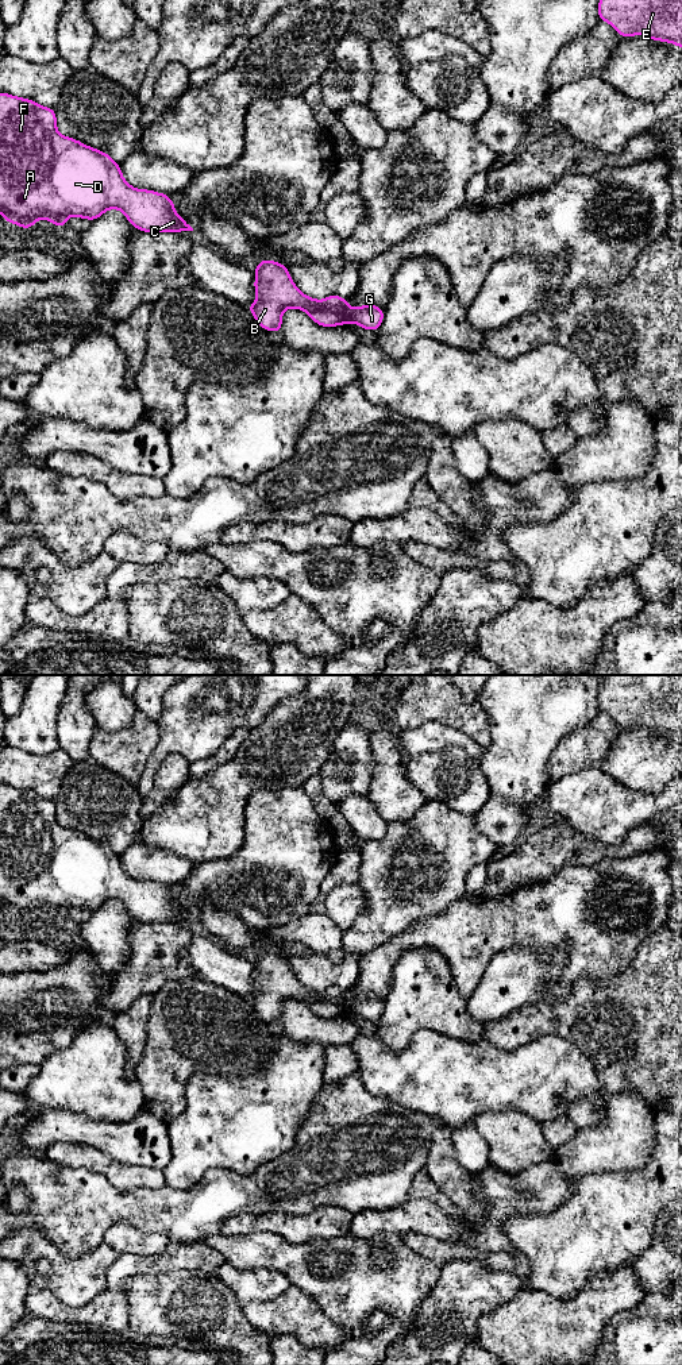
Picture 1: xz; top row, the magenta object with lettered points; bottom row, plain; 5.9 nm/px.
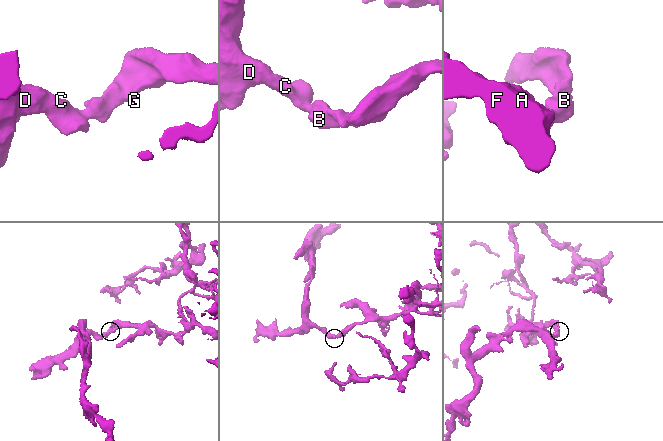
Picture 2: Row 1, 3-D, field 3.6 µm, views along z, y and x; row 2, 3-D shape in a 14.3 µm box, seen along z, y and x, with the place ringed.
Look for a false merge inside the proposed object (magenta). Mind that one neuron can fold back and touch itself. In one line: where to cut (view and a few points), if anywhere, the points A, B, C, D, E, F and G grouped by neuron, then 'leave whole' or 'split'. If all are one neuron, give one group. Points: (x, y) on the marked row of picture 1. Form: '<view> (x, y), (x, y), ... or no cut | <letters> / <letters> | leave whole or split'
xz (320, 300), (324, 307), (332, 309), (340, 317), (342, 323) | A B C D F / E G | split

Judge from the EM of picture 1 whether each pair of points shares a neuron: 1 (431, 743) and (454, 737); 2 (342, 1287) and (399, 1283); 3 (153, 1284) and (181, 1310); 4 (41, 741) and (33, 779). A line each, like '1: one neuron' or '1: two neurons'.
1: one neuron
2: one neuron
3: one neuron
4: two neurons

